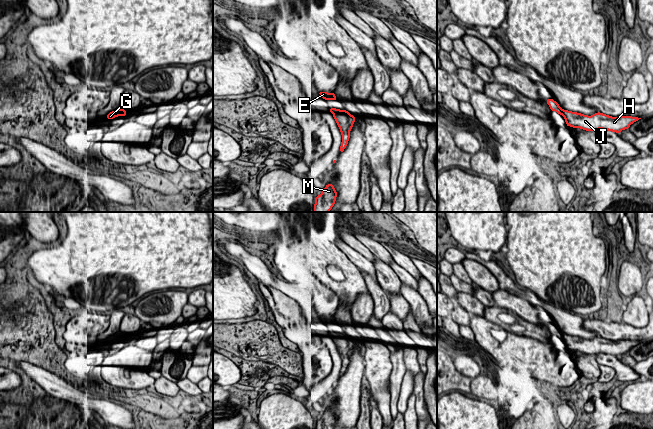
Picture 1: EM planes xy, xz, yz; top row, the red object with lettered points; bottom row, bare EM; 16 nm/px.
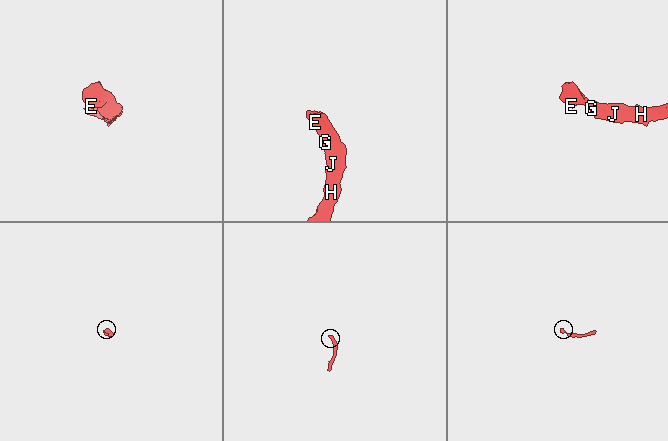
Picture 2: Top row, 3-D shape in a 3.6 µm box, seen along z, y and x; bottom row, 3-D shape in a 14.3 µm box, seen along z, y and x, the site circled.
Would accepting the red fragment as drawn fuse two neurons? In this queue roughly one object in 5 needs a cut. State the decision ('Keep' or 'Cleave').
Keep

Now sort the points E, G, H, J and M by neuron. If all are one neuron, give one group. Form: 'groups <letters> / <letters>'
groups E G H J M

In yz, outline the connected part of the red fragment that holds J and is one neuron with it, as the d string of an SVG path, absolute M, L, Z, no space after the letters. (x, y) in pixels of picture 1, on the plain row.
M552 322L546 324L546 326L551 335L556 335L565 342L567 351L571 350L573 352L581 352L587 355L604 353L620 357L624 353L627 354L632 347L641 343L631 340L611 341L600 336L595 337L592 340L587 340L577 336L563 334Z

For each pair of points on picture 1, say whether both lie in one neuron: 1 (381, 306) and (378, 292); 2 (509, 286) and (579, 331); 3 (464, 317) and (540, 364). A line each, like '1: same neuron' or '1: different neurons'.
1: same neuron
2: same neuron
3: different neurons

